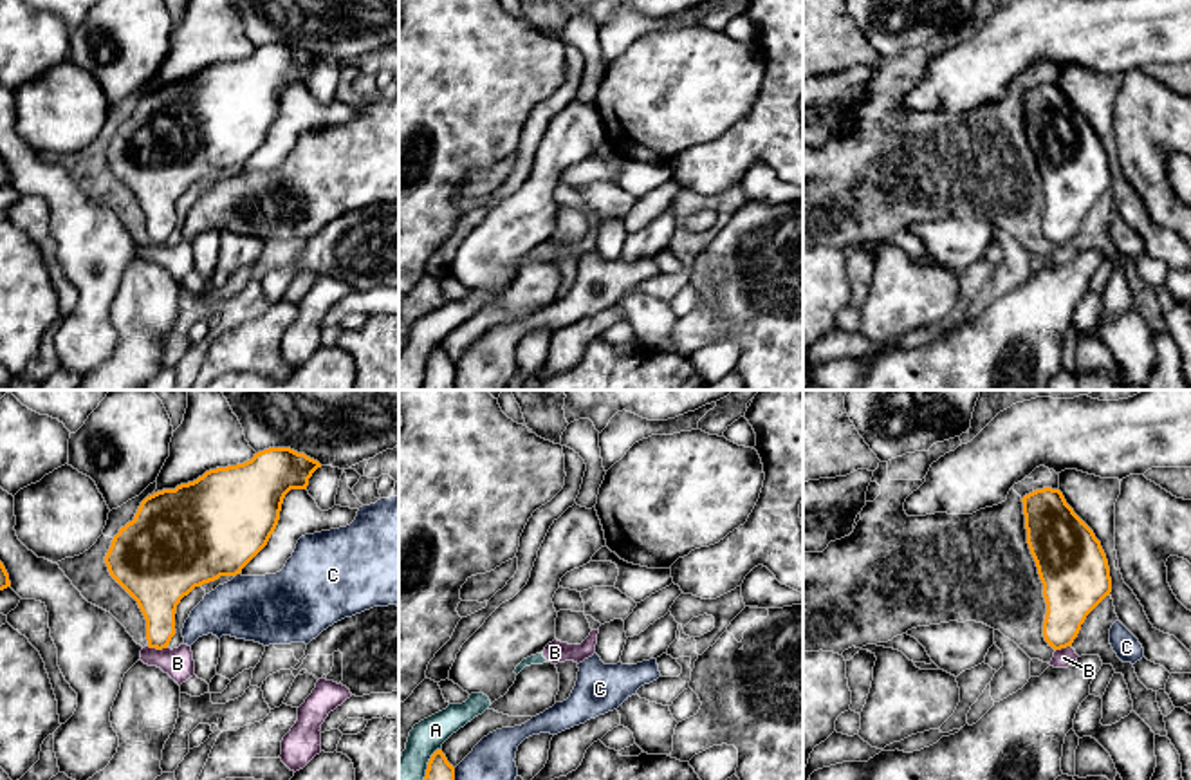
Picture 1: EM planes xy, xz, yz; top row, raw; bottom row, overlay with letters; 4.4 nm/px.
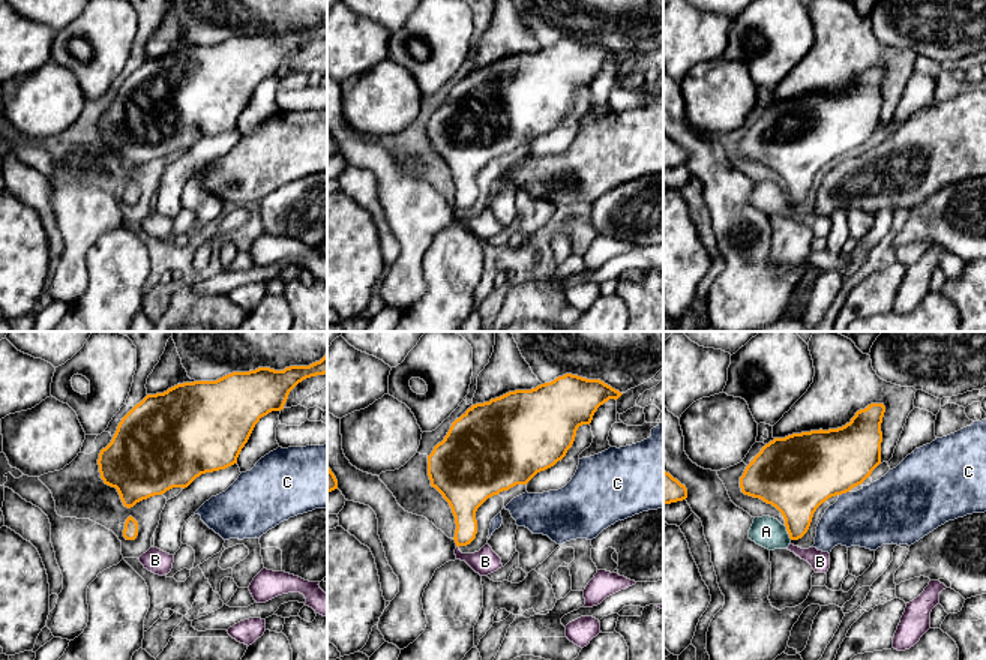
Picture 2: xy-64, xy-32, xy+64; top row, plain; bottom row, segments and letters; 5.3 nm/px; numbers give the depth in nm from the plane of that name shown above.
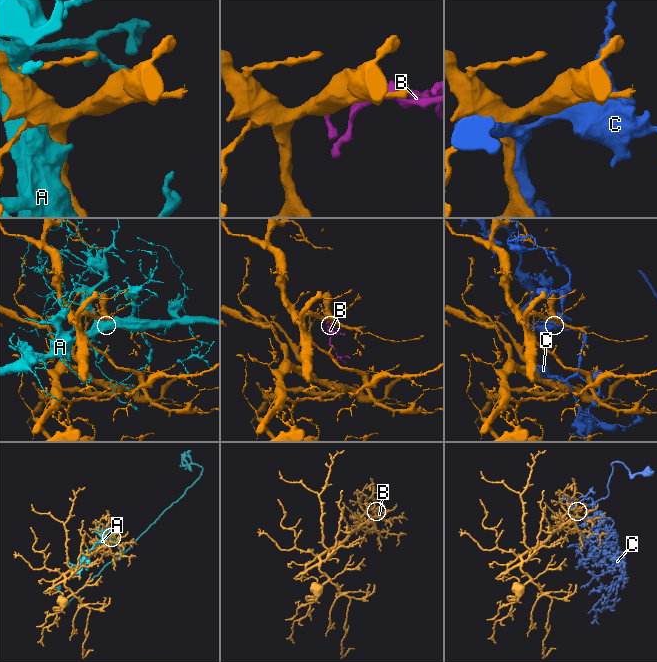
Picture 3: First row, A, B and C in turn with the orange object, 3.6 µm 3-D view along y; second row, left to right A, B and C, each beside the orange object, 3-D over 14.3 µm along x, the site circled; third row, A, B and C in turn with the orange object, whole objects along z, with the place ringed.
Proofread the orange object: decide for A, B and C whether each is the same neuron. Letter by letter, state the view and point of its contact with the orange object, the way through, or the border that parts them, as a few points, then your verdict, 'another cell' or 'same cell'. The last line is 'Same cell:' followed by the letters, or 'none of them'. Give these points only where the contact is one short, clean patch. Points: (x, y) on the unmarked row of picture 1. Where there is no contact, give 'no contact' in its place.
A: xz (426, 367) | another cell
B: xy (157, 244) | along xy (148, 241), (166, 244) | another cell
C: xz (453, 376) | another cell
Same cell: none of them

